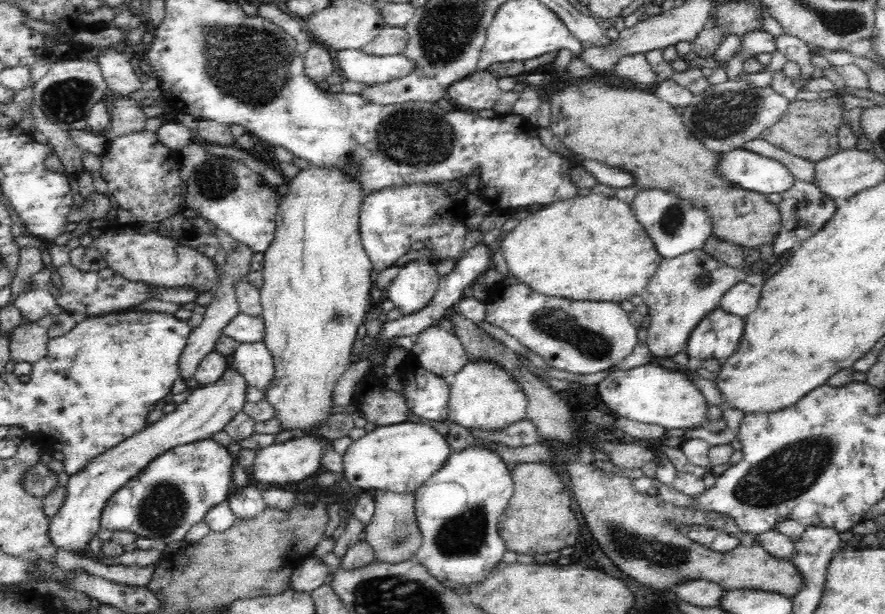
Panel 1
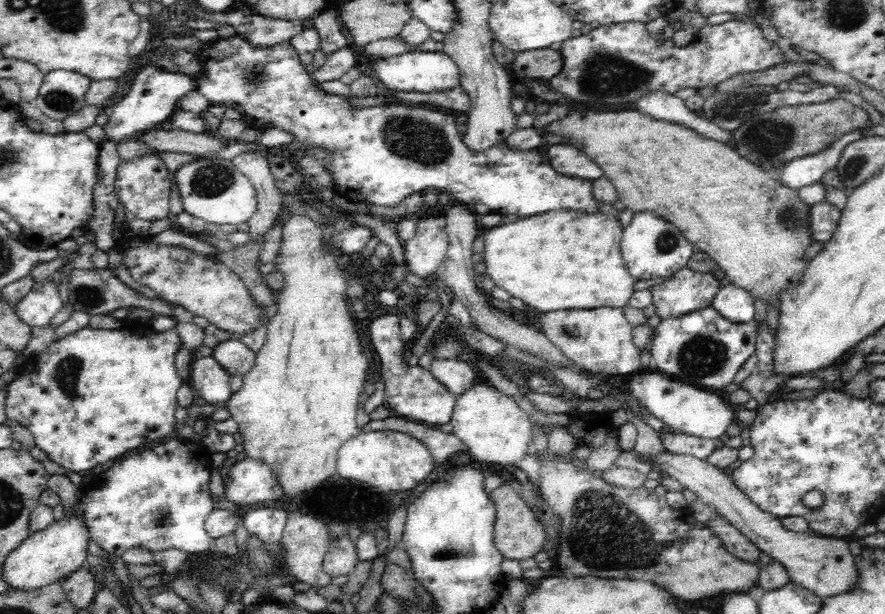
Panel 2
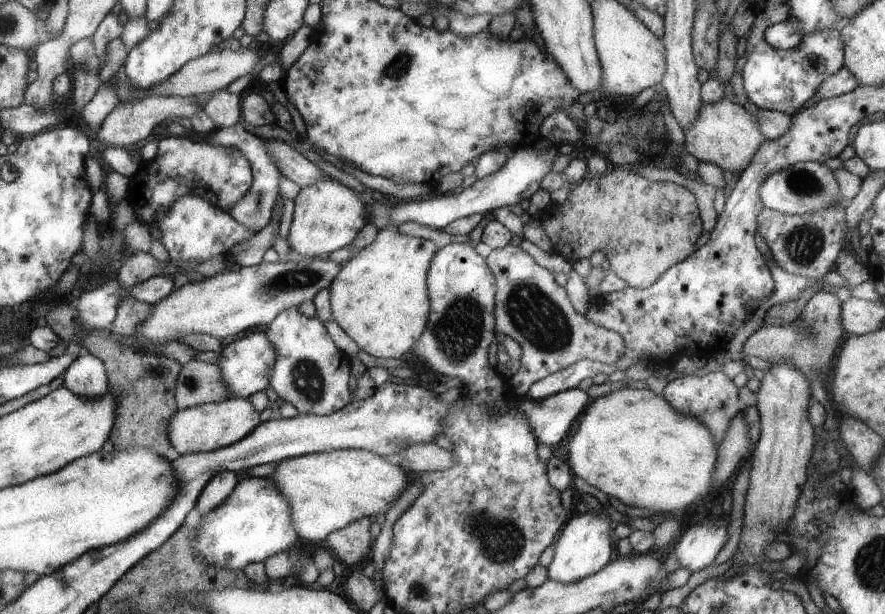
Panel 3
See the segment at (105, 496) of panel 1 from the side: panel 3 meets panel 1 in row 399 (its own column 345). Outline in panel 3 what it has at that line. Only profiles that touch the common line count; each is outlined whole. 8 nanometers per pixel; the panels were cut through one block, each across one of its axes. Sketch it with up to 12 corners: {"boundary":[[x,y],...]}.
{"boundary":[[335,179],[304,186],[287,237],[323,256],[351,244],[364,202]]}

